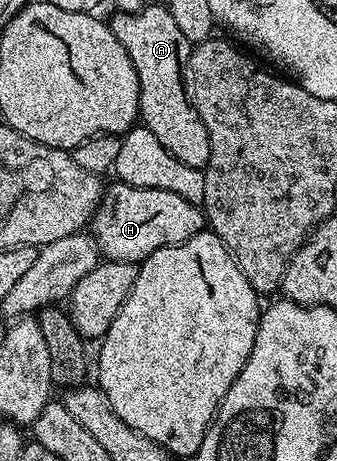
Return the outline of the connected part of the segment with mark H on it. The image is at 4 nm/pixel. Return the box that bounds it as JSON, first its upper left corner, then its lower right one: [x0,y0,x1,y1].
[91,180,206,262]

